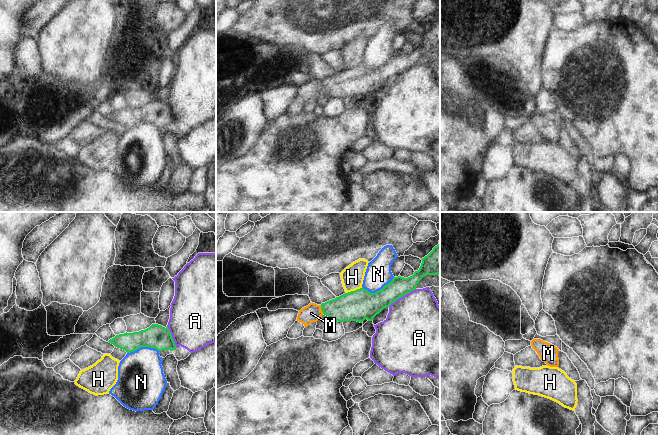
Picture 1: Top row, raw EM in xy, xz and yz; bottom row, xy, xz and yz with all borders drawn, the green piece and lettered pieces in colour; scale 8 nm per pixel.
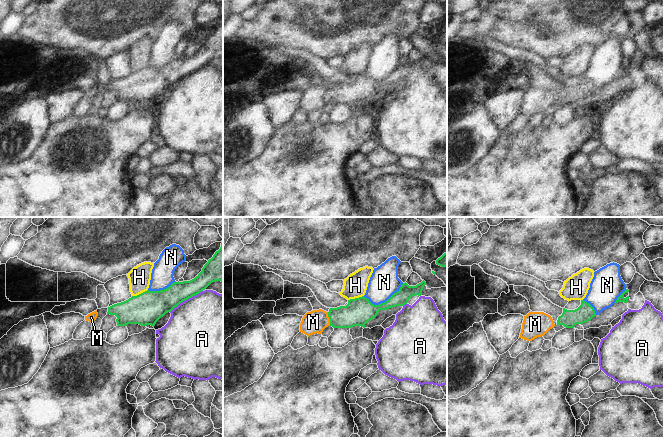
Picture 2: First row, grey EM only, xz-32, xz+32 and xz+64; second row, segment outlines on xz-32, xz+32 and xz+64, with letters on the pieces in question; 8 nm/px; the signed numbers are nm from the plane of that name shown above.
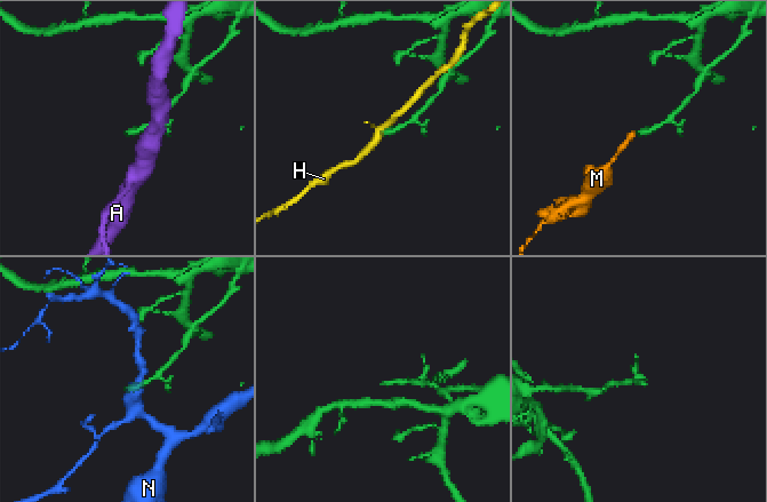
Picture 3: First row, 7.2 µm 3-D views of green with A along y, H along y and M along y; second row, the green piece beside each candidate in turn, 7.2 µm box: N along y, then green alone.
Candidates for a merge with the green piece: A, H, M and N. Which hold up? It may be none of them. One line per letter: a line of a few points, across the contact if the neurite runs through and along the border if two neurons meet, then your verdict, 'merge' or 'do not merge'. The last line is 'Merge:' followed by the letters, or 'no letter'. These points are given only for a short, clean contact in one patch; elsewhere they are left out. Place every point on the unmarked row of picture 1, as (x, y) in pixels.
A: do not merge
H: xz (362, 63), (346, 69) | do not merge
M: xz (352, 82), (341, 85), (321, 85), (311, 89) | merge
N: xz (394, 53), (374, 68), (369, 68), (362, 63) | do not merge
Merge: M

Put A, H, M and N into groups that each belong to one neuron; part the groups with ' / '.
A / H / M / N

